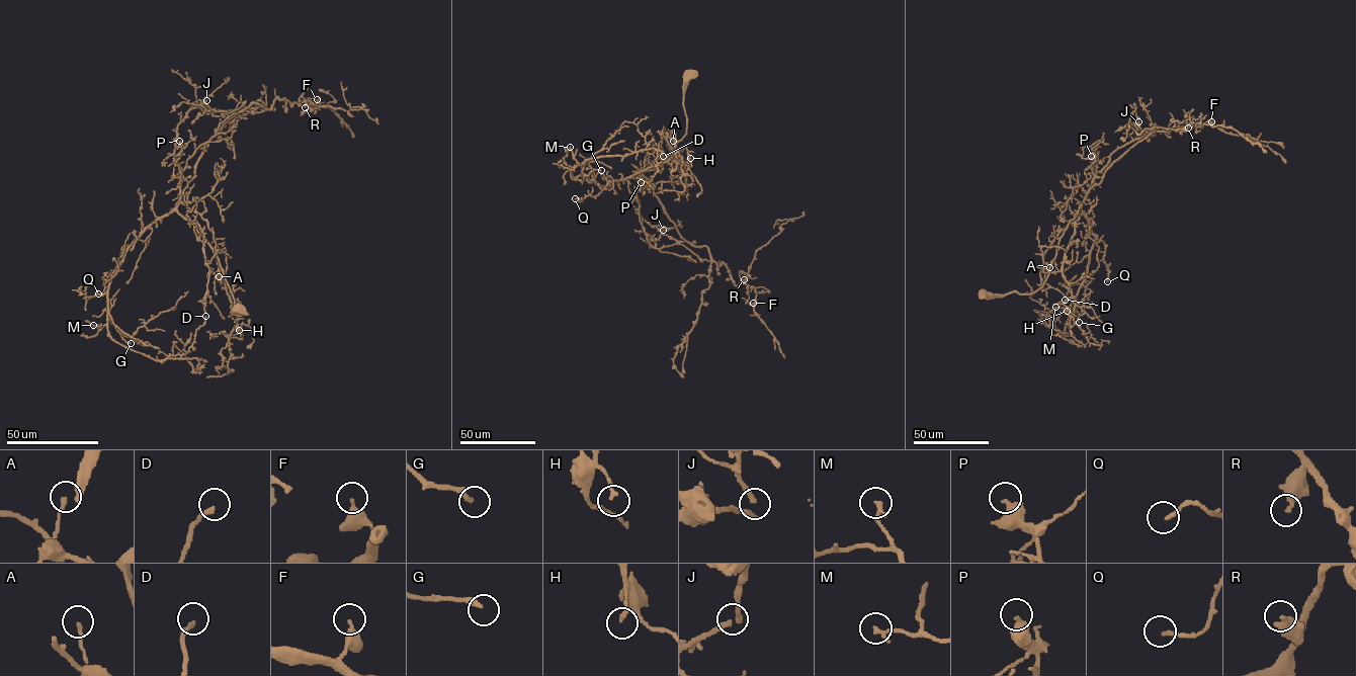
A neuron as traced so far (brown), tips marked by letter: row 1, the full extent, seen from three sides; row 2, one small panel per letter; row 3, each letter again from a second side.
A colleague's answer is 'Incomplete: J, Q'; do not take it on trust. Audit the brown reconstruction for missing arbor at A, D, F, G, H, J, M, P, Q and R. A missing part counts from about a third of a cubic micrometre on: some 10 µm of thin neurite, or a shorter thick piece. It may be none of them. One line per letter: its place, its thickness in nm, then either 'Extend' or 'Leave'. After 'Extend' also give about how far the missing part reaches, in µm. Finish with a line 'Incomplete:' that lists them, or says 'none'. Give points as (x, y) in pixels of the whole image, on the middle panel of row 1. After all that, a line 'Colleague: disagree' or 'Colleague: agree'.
A: Place: (673, 141). Thickness 170 nm. Leave
D: Place: (663, 156). Thickness 200 nm. Leave
F: Place: (753, 303). Thickness 340 nm. Leave
G: Place: (601, 170). Thickness 240 nm. Extend. Missing length about 15 µm
H: Place: (690, 158). Thickness 170 nm. Leave
J: Place: (663, 230). Thickness 220 nm. Extend. Missing length about 10 µm
M: Place: (570, 147). Thickness 180 nm. Leave
P: Place: (641, 182). Thickness 420 nm. Leave
Q: Place: (575, 198). Thickness 160 nm. Leave
R: Place: (744, 279). Thickness 360 nm. Leave
Incomplete: G, J
Colleague: disagree

